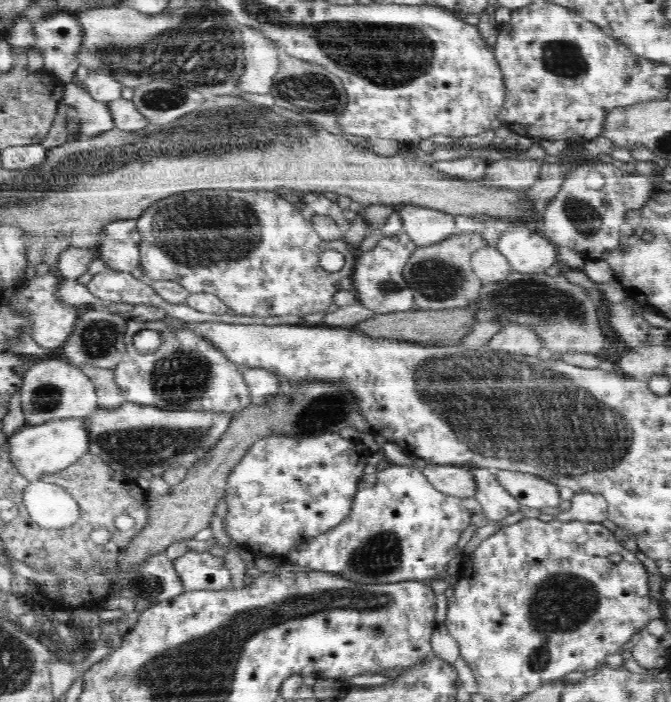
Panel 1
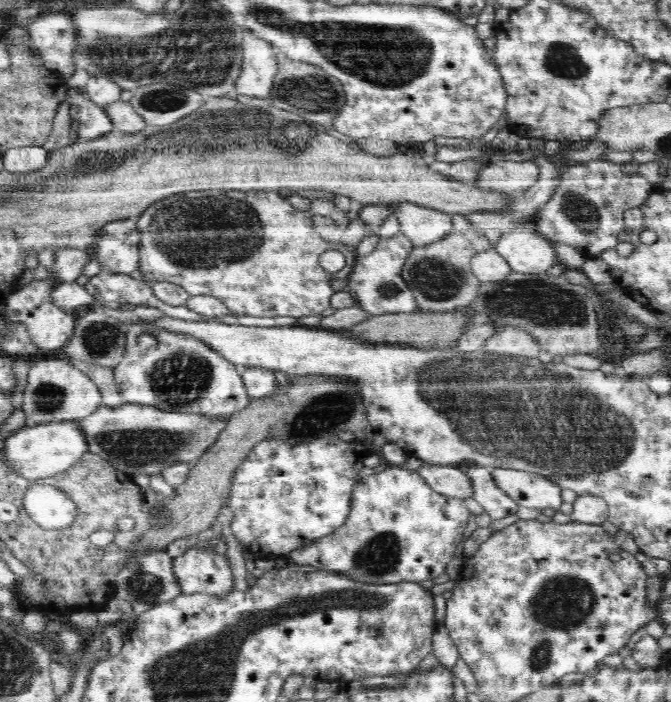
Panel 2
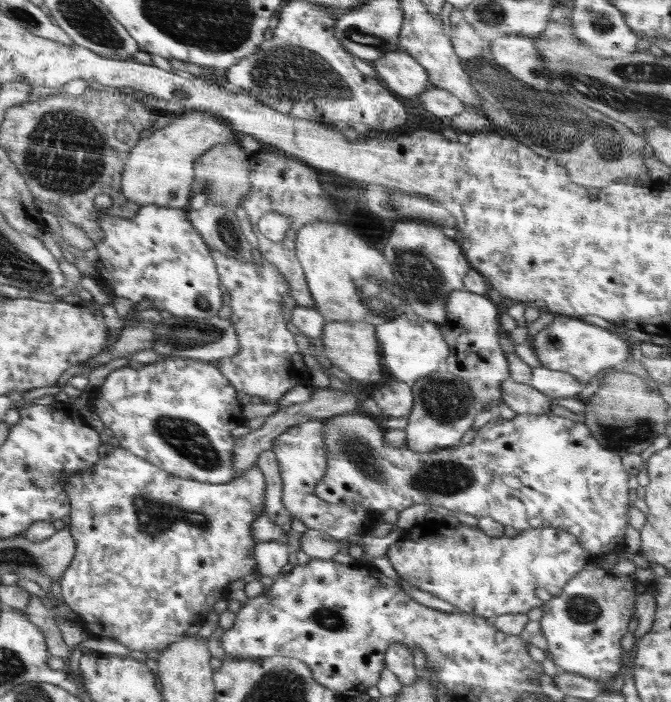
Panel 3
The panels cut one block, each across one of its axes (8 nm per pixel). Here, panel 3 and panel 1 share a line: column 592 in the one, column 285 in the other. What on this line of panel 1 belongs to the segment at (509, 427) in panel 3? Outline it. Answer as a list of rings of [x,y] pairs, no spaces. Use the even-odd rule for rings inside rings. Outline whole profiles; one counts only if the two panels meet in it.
[[[328,432],[320,436],[272,435],[258,439],[228,476],[225,497],[229,510],[225,520],[227,534],[238,544],[244,544],[250,550],[258,548],[258,552],[264,554],[287,554],[303,541],[326,534],[348,516],[369,454],[370,451],[359,441]]]

